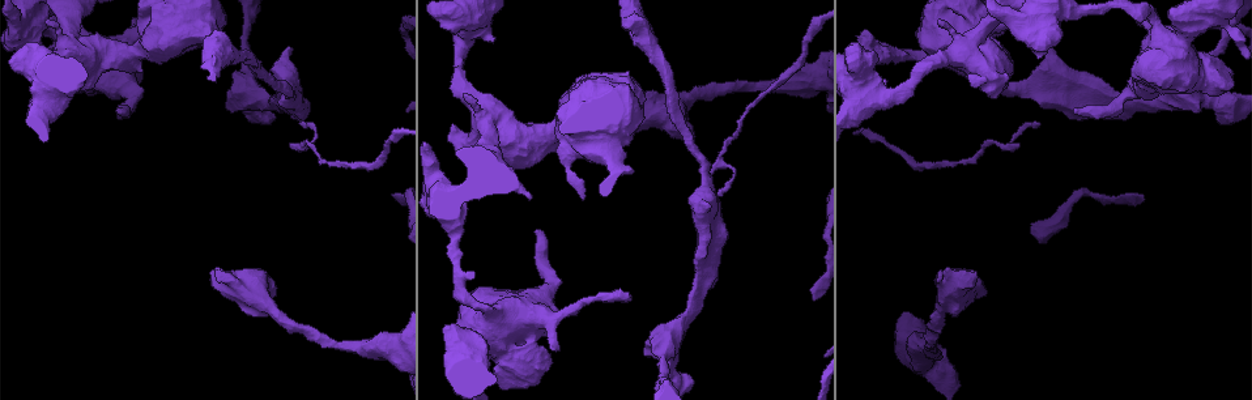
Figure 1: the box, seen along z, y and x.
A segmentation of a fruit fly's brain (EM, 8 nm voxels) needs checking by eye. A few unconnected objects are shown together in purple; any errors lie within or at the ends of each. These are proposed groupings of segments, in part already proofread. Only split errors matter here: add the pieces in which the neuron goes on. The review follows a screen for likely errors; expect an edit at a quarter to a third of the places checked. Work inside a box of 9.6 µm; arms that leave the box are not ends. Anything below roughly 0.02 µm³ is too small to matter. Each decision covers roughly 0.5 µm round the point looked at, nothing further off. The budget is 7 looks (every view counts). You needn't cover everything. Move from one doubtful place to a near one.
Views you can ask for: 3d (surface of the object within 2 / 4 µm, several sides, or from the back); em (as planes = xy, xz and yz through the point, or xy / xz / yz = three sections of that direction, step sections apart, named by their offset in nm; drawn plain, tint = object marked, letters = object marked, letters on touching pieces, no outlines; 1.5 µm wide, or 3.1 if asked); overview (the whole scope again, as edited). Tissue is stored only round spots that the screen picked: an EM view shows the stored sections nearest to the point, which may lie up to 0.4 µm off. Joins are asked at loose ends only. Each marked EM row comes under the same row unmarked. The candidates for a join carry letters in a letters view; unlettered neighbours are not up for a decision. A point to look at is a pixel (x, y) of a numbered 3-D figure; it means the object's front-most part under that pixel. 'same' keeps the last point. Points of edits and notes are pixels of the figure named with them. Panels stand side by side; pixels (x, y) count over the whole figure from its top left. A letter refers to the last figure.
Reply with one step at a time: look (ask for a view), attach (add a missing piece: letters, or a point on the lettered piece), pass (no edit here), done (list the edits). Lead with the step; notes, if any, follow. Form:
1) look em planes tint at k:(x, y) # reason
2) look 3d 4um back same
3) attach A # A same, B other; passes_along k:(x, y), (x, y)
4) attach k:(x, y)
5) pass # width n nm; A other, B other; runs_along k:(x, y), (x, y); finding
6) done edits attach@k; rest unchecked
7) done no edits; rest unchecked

look em planes tint at 1:(867, 29) # stops while still wide

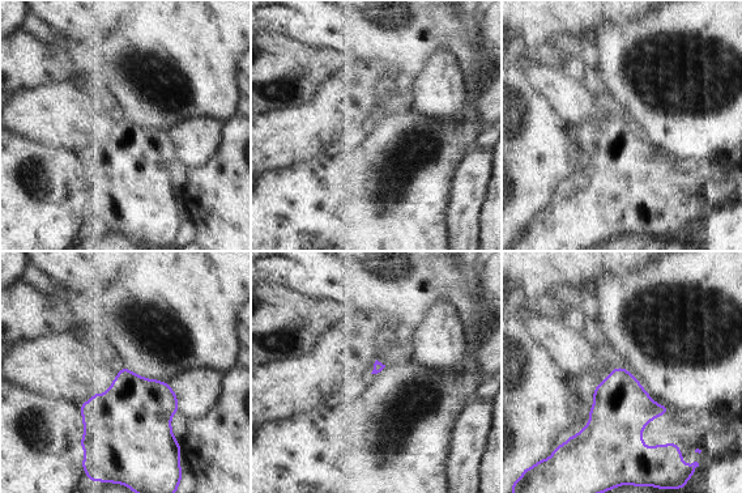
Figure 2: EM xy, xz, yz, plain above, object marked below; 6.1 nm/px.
look em planes letters same

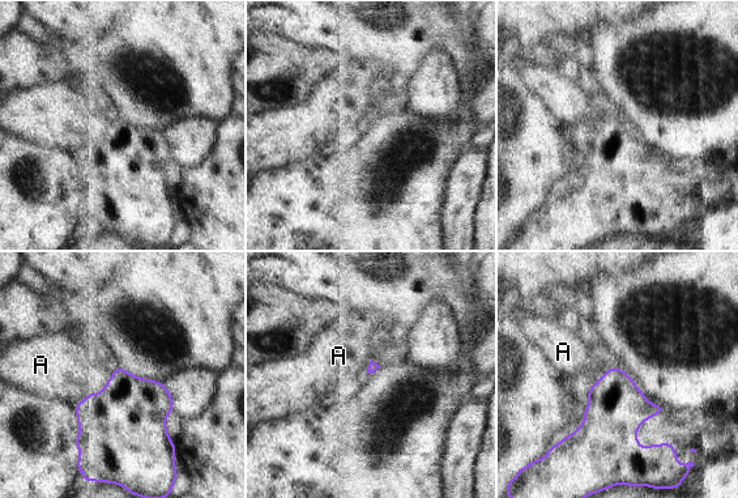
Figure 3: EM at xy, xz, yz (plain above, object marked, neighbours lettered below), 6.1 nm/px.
pass # A other; none of them fits

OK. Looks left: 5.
look 3d 4um at 1:(938, 272) # stops while still wide

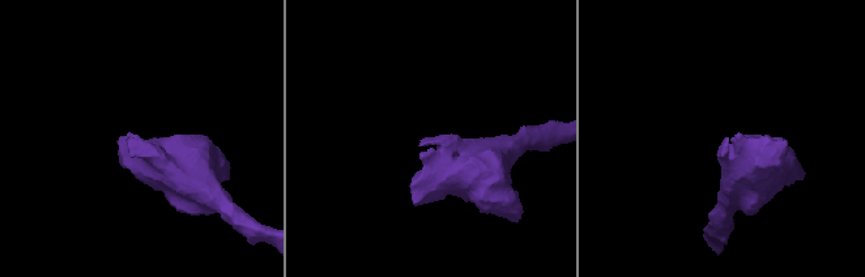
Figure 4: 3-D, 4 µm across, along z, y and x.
look em planes letters at 4:(424, 144)

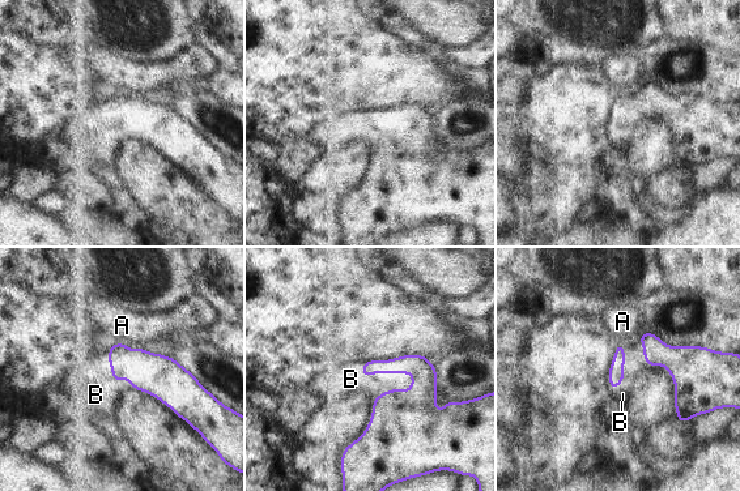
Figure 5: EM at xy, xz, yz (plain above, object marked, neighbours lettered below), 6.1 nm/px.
attach B # A other, B same; passes_along 5:(149, 372), (111, 370), (96, 395); it goes on there

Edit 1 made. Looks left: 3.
look em planes tint at 1:(551, 344) # branch stops here

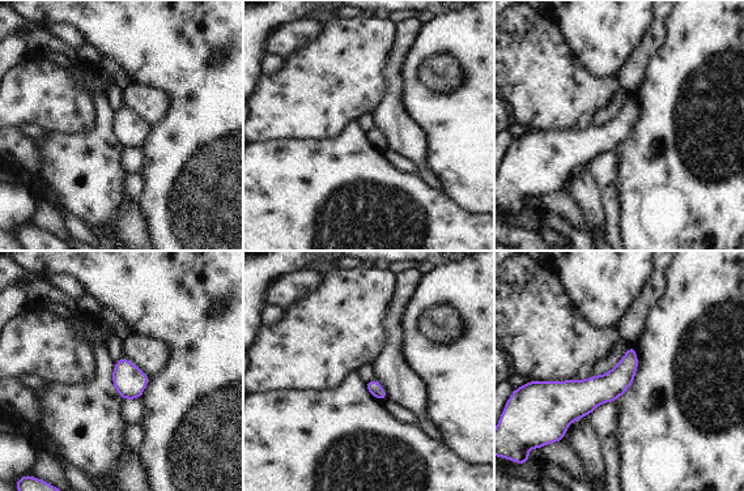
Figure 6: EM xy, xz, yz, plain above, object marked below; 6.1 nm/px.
look em planes letters same

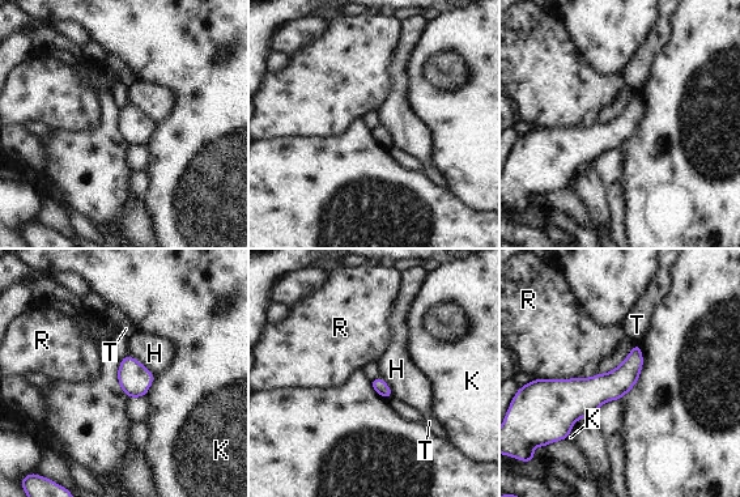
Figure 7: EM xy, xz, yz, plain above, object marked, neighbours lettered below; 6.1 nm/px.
pass # H other, K other, R other, T other; no lettered piece goes on from it

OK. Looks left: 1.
done edits attach@5; rest unchecked

